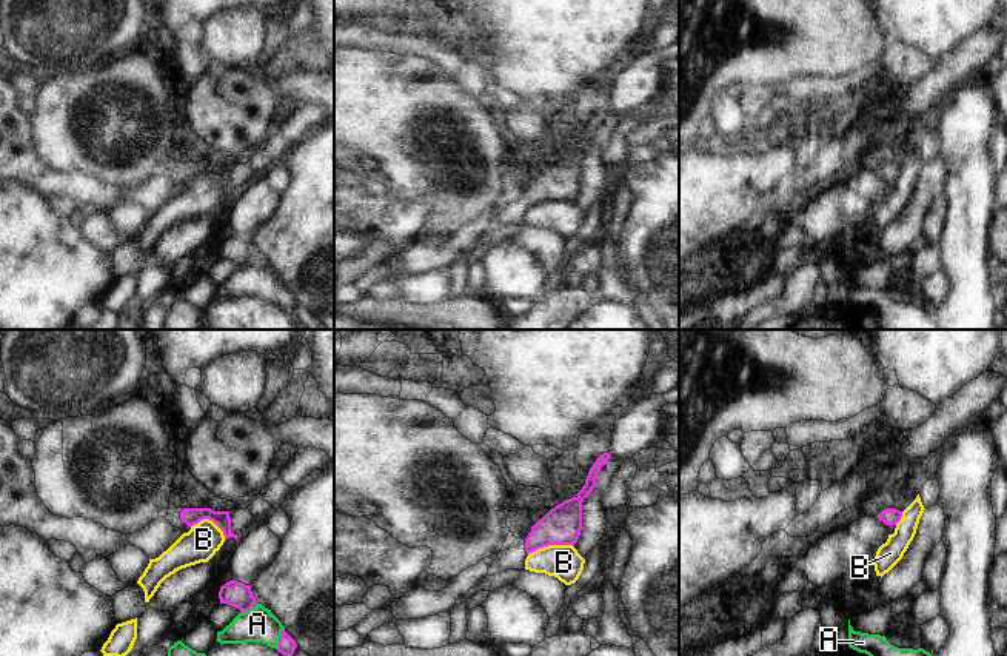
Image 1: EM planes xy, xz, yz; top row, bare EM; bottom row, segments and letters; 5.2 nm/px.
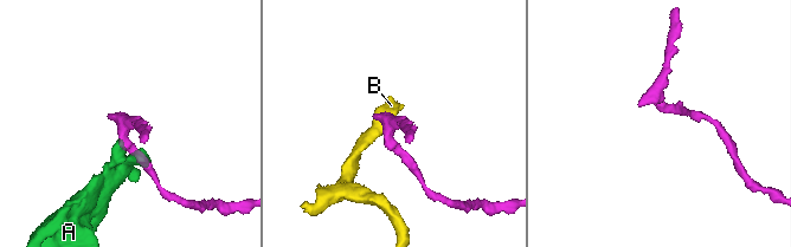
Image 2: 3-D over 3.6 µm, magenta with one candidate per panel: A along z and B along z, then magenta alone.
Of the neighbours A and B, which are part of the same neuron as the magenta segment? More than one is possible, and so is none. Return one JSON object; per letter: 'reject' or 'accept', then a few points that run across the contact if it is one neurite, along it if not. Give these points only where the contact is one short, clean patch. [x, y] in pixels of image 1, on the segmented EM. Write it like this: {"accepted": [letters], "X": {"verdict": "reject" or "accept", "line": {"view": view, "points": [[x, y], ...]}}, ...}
{"accepted": [], "A": {"verdict": "reject"}, "B": {"verdict": "reject", "line": {"view": "xz", "points": [[573, 545], [544, 545], [528, 555]]}}}

